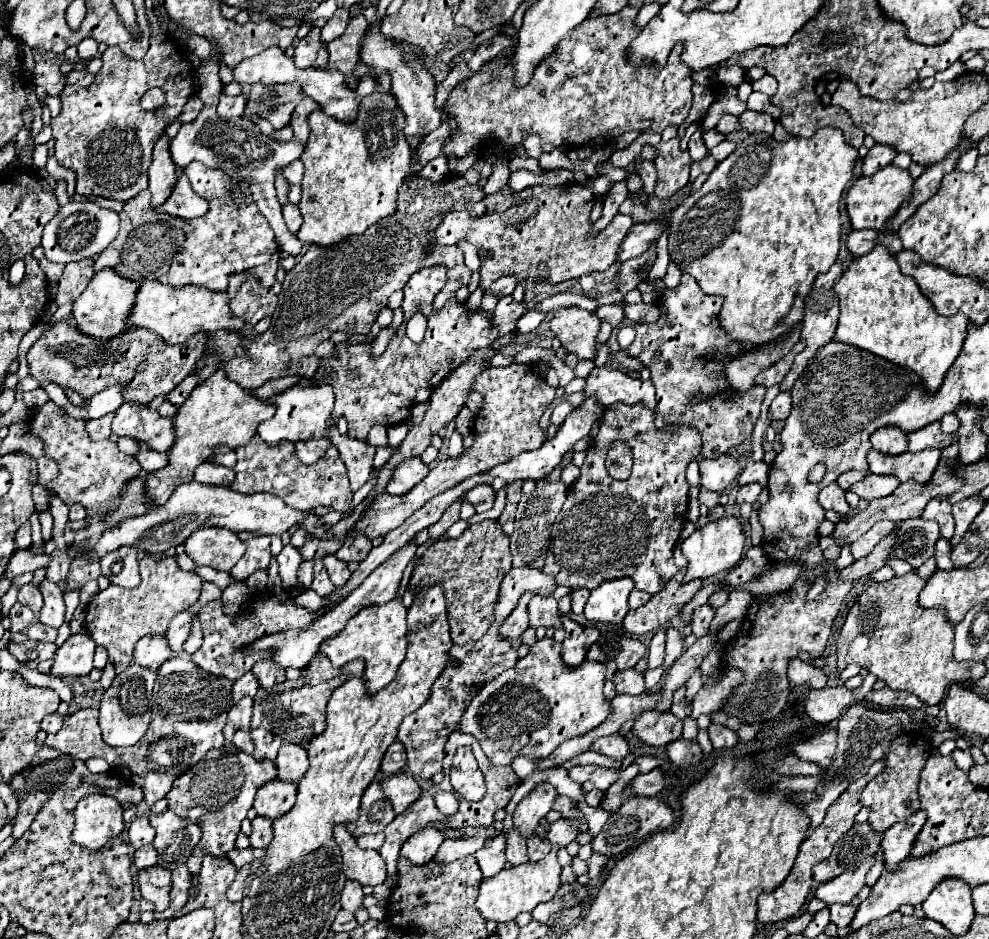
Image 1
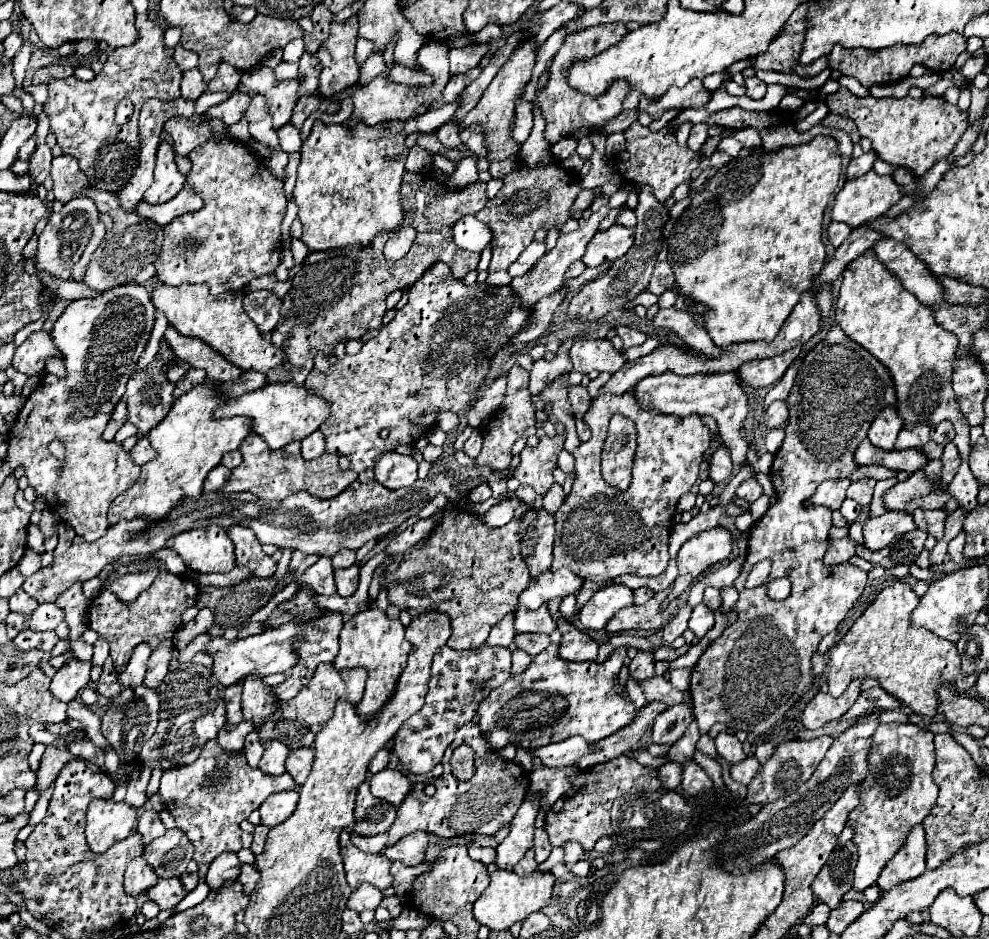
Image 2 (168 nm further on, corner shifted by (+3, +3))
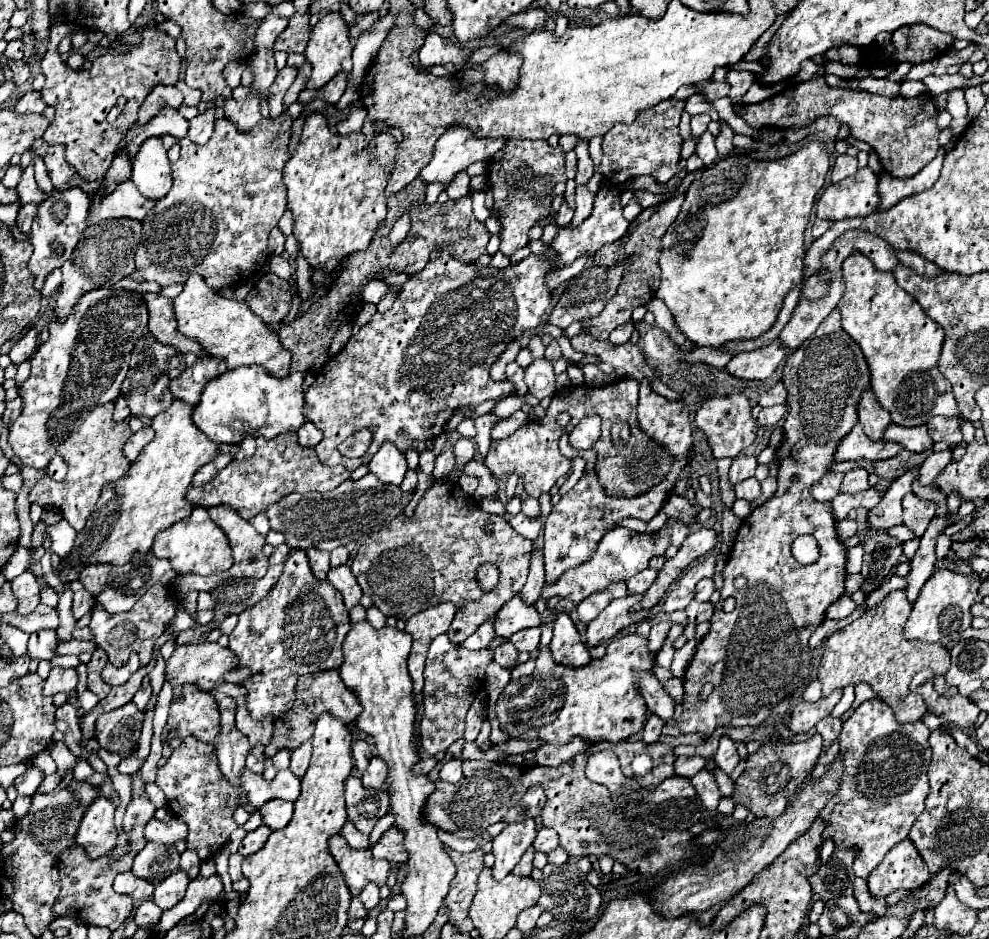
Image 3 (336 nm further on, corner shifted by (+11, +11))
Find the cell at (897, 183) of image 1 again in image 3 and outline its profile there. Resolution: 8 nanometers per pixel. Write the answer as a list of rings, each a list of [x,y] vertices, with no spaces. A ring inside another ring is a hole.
[[[866,165],[858,169],[848,179],[830,185],[818,199],[816,215],[820,219],[848,219],[866,217],[880,205],[878,195],[878,175]]]

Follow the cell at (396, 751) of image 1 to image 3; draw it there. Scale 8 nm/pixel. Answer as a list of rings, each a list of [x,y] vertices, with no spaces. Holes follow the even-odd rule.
[[[362,739],[354,741],[354,745],[352,745],[352,757],[354,757],[356,769],[358,769],[358,771],[364,771],[364,769],[368,767],[370,759],[372,759],[372,749],[370,749],[370,745],[368,745],[366,741],[362,741]]]

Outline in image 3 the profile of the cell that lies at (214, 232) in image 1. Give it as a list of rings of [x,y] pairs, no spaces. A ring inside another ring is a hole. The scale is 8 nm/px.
[[[282,115],[280,119],[262,119],[258,123],[258,127],[254,127],[254,131],[250,133],[240,133],[234,123],[230,123],[228,119],[216,119],[214,123],[214,133],[210,137],[210,141],[206,145],[196,145],[192,143],[188,137],[180,139],[180,159],[176,163],[172,163],[172,177],[174,177],[174,185],[170,189],[170,193],[166,197],[162,197],[156,207],[152,209],[152,213],[148,213],[146,219],[142,219],[142,229],[144,229],[144,237],[140,241],[140,249],[136,249],[136,277],[142,277],[144,281],[156,281],[158,285],[174,285],[174,283],[184,283],[192,273],[198,273],[204,277],[206,285],[212,289],[222,289],[222,287],[230,287],[234,285],[234,279],[248,275],[260,267],[264,267],[264,263],[268,261],[268,233],[272,227],[278,225],[280,217],[286,211],[286,187],[282,183],[282,169],[288,161],[288,139],[290,139],[290,125],[292,119],[288,115]]]

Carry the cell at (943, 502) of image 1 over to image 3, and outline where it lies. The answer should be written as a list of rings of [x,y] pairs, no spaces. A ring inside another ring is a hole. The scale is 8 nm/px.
[[[914,493],[904,495],[904,525],[914,531],[918,537],[924,535],[928,523],[932,521],[932,517],[936,515],[936,503],[928,501],[928,499],[920,499]]]

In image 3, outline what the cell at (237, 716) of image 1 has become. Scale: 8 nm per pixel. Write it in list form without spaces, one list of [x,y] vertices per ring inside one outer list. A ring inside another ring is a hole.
[[[232,729],[230,733],[220,731],[212,745],[218,757],[218,767],[224,777],[228,777],[228,781],[238,781],[240,769],[244,767],[244,759],[252,747],[248,737],[244,737],[238,729]]]

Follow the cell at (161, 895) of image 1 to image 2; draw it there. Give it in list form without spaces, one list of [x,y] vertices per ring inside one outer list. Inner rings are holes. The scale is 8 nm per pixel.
[[[158,879],[158,885],[148,889],[148,899],[160,905],[160,909],[174,909],[186,897],[184,885],[180,879]]]

